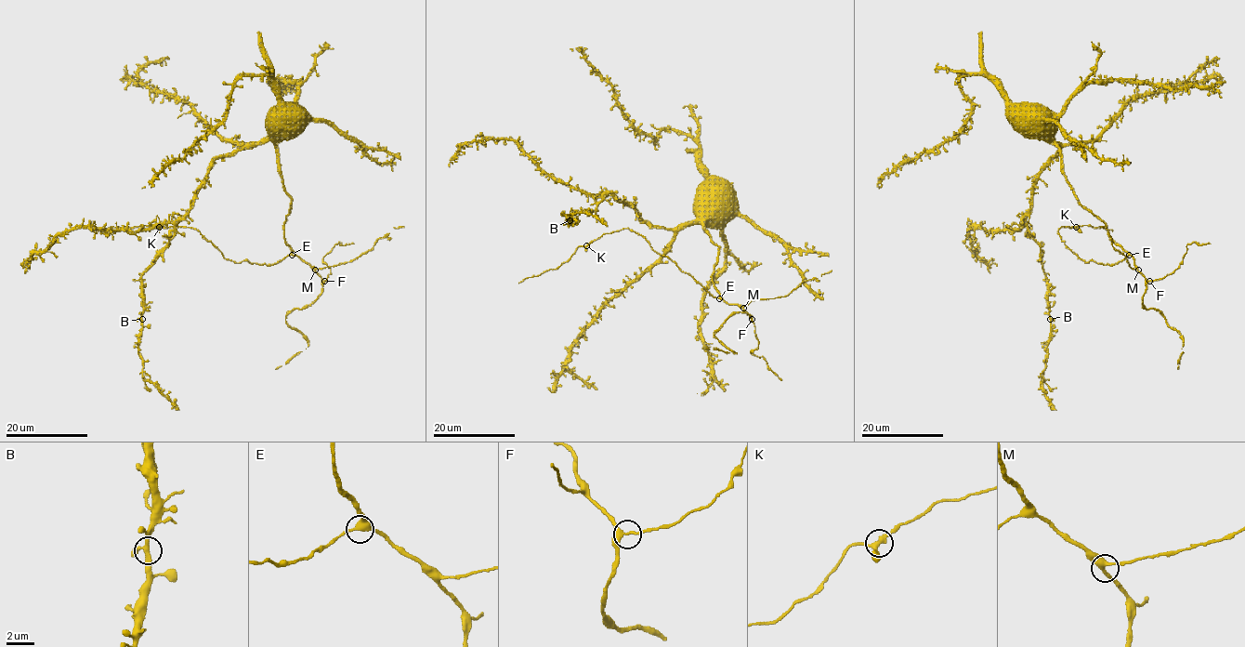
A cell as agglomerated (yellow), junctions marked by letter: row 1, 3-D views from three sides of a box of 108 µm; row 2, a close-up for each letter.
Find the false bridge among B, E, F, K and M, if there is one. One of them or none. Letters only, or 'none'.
none

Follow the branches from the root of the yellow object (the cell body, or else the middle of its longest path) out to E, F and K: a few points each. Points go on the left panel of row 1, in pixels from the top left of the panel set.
E: (292, 108), (281, 110), (274, 122), (279, 171), (291, 199), (284, 241), (292, 255)
F: (292, 108), (281, 110), (274, 122), (279, 171), (291, 199), (284, 241), (324, 281)
K: (292, 108), (274, 122), (291, 199), (290, 255), (268, 265), (234, 263), (196, 230), (159, 227)

